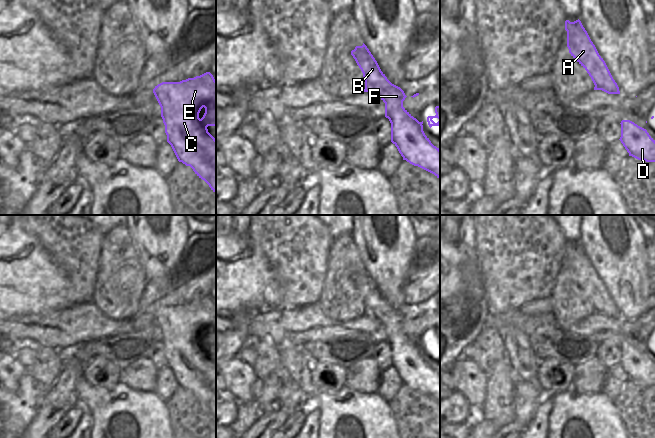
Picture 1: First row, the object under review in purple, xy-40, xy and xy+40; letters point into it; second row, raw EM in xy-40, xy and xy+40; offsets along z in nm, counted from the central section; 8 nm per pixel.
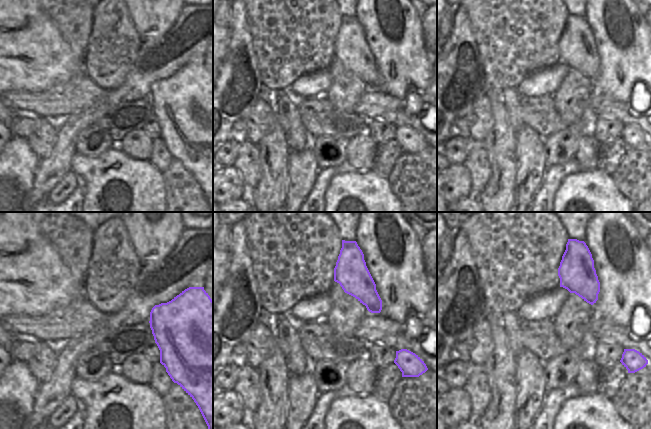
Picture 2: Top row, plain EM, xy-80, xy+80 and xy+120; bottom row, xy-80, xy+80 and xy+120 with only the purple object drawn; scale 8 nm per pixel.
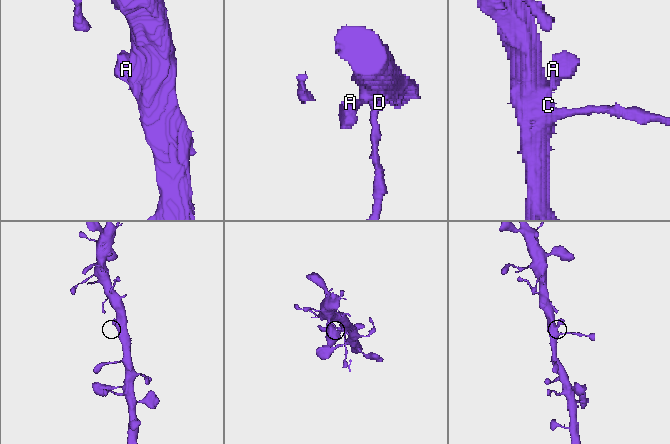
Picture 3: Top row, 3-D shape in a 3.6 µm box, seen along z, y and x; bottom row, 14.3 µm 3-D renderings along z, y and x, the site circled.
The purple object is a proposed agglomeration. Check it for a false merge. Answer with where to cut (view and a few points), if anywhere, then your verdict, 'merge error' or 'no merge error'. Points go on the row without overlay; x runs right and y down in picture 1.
cut none; no merge error

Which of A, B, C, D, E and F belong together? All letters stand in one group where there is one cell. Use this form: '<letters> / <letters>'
A B C D E F

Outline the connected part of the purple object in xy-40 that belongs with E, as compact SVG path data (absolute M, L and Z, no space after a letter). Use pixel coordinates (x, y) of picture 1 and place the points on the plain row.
M210 296L180 306L162 306L155 310L153 317L161 331L167 366L177 383L190 390L195 398L204 404L216 418L216 363L208 356L208 350L216 350L216 304Z

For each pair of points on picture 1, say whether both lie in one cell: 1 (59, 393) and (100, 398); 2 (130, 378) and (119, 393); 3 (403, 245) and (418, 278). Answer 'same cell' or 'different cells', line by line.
1: different cells
2: different cells
3: different cells

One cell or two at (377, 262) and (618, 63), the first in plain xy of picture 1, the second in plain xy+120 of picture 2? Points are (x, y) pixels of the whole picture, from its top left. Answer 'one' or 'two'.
one

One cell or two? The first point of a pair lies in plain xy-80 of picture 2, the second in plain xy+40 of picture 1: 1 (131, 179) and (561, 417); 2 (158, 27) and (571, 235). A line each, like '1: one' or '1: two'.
1: one
2: two

